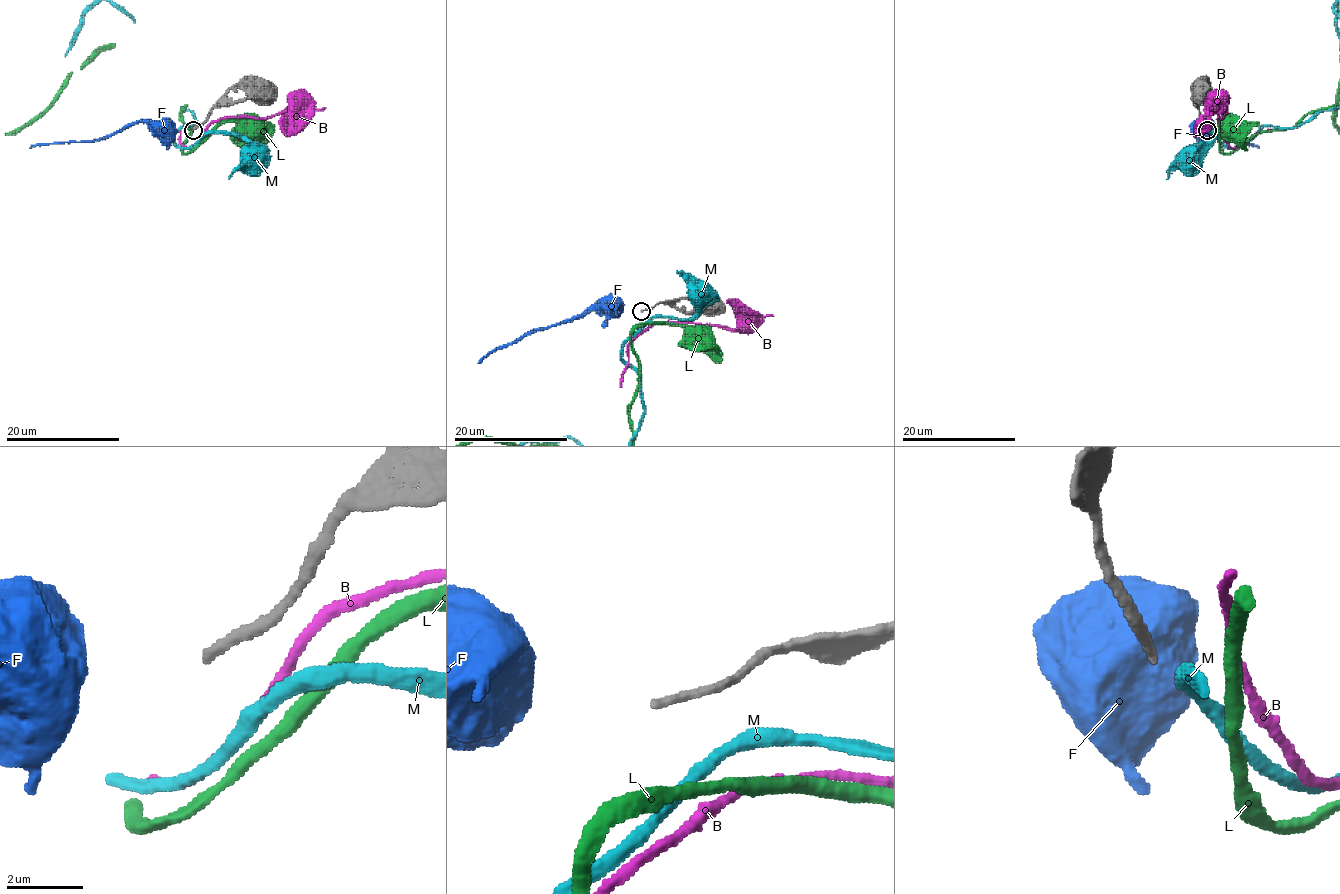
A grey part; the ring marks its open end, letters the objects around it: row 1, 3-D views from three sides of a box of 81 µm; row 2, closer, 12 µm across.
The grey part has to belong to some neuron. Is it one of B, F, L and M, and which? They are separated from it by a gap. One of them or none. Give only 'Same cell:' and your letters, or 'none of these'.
Same cell: none of these

